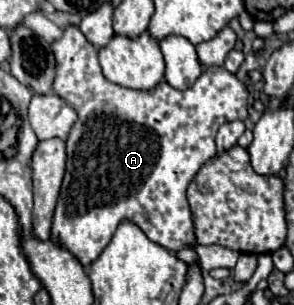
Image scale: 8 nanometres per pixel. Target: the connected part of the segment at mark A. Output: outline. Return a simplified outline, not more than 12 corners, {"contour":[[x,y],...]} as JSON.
{"contour":[[77,26],[51,44],[79,114],[51,238],[83,266],[125,220],[187,248],[187,184],[247,88],[111,84]]}

